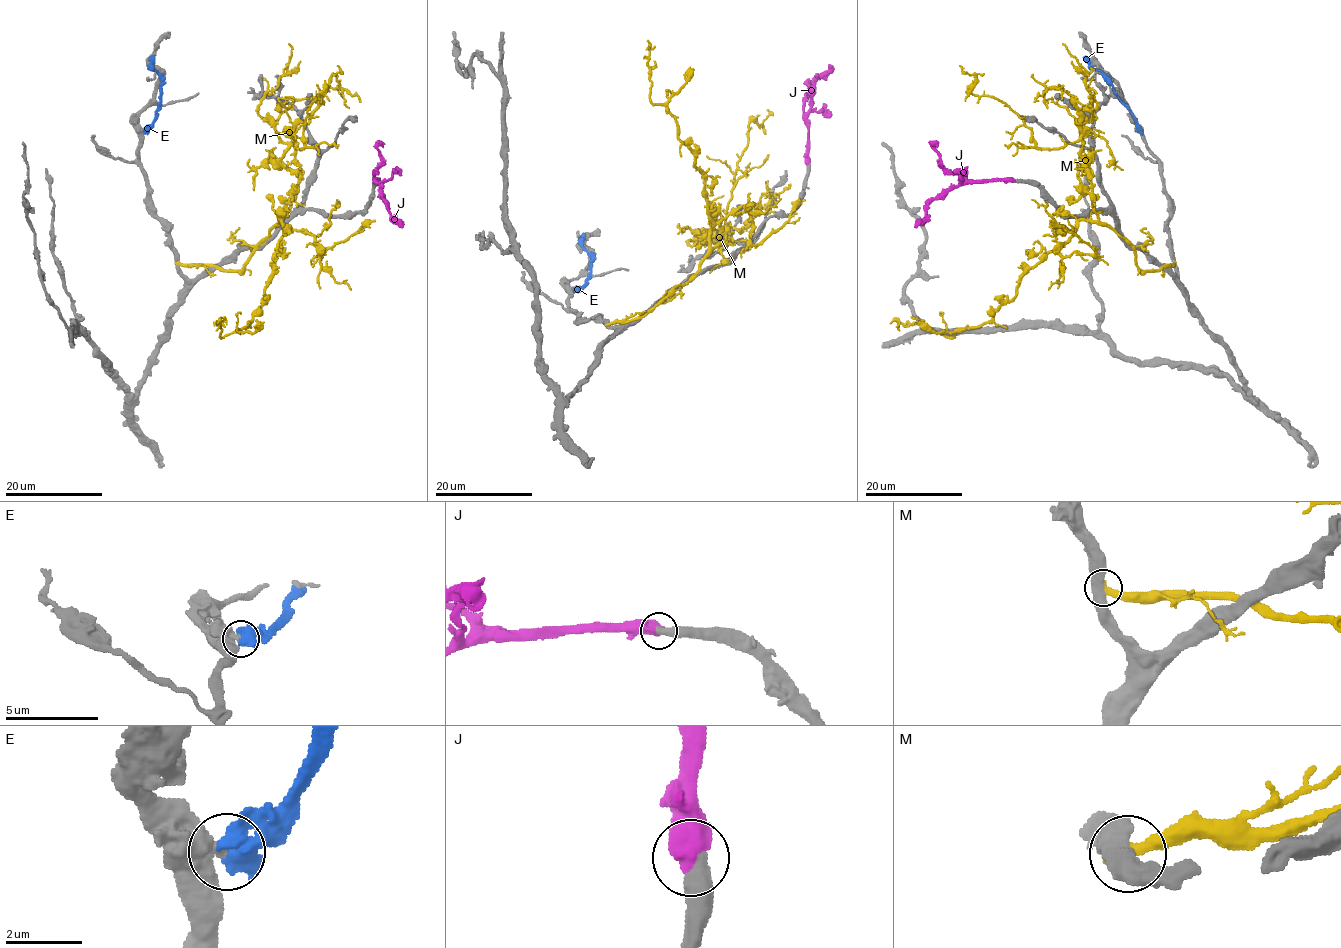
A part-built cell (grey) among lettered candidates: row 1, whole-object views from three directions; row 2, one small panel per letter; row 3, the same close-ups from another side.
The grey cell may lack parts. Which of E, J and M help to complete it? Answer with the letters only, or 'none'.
J

